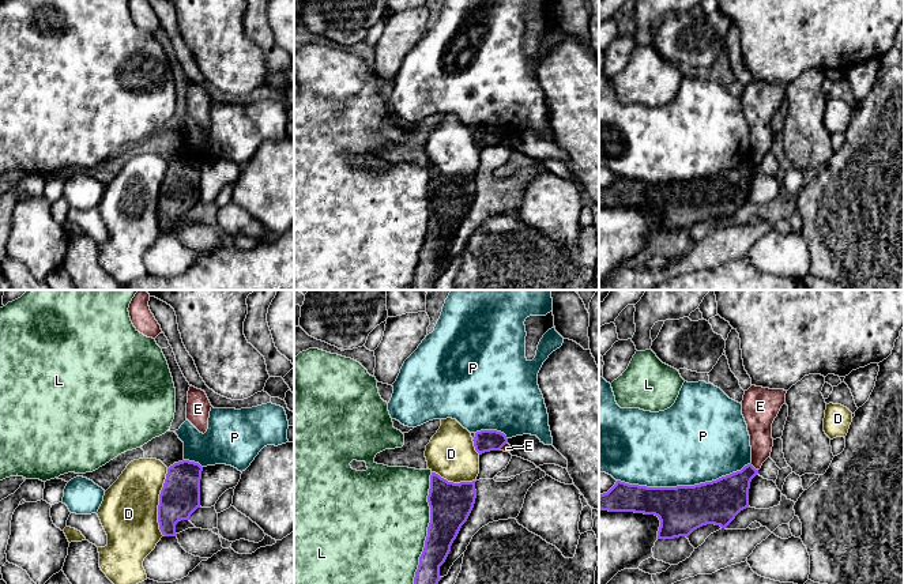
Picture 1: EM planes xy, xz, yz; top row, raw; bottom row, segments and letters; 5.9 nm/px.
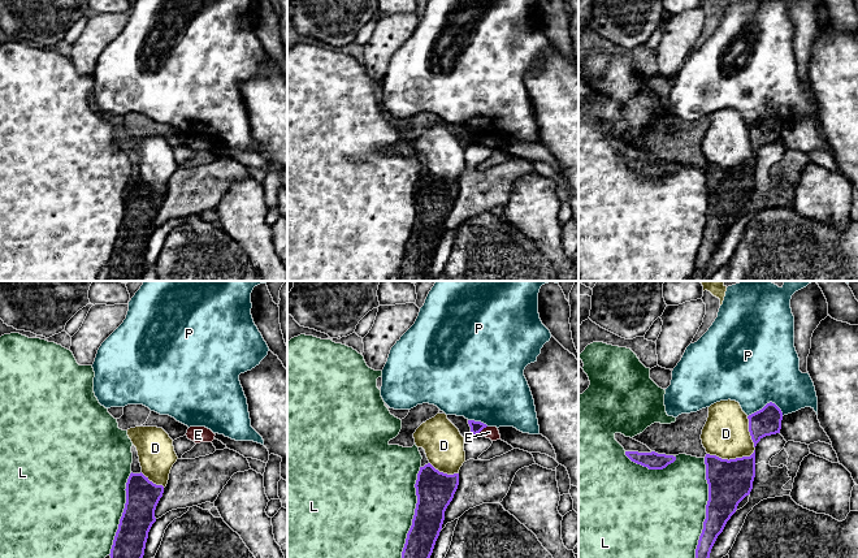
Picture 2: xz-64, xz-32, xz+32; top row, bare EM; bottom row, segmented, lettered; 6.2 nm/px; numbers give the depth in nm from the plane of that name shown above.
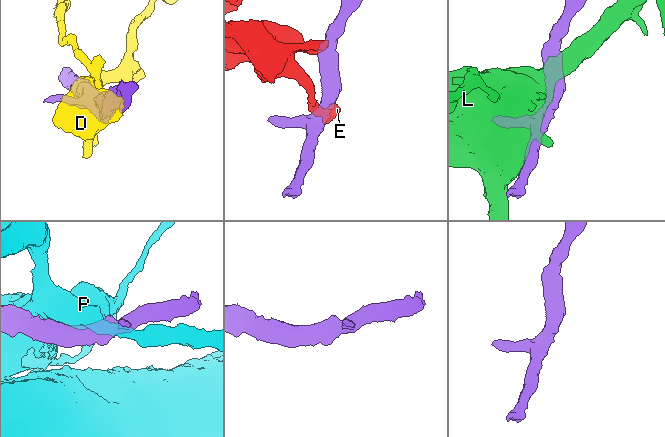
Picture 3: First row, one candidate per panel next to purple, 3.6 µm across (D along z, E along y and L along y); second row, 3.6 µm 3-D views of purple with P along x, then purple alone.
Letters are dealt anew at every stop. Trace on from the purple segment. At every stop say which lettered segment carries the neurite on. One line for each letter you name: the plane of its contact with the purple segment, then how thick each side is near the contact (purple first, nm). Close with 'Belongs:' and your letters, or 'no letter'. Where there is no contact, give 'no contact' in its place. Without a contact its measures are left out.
Belongs: no letter

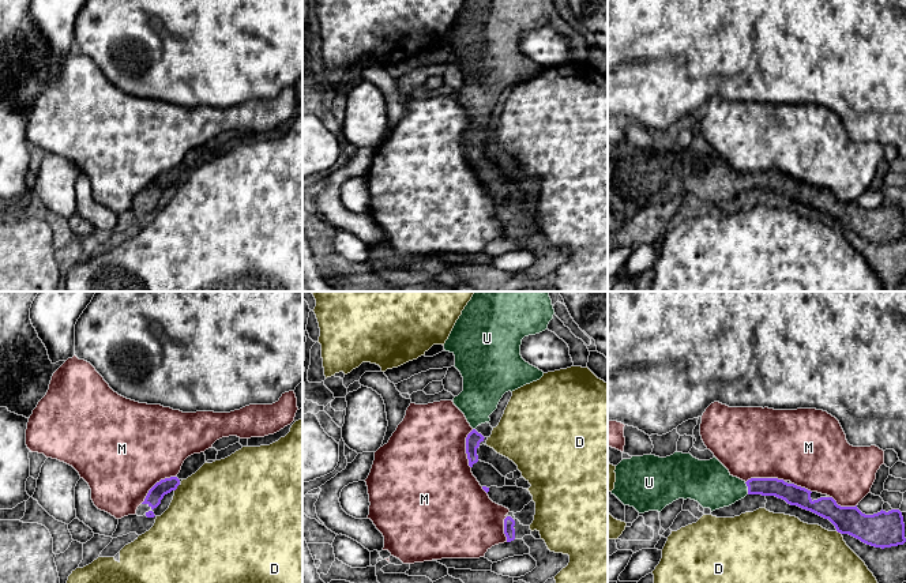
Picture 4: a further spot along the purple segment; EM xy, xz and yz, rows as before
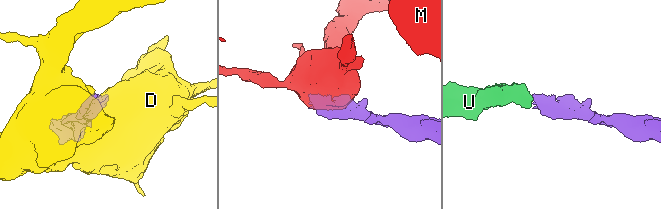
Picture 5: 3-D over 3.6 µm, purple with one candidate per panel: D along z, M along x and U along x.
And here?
U: contact in yz; calibres 110 and 260 nm
Belongs: U

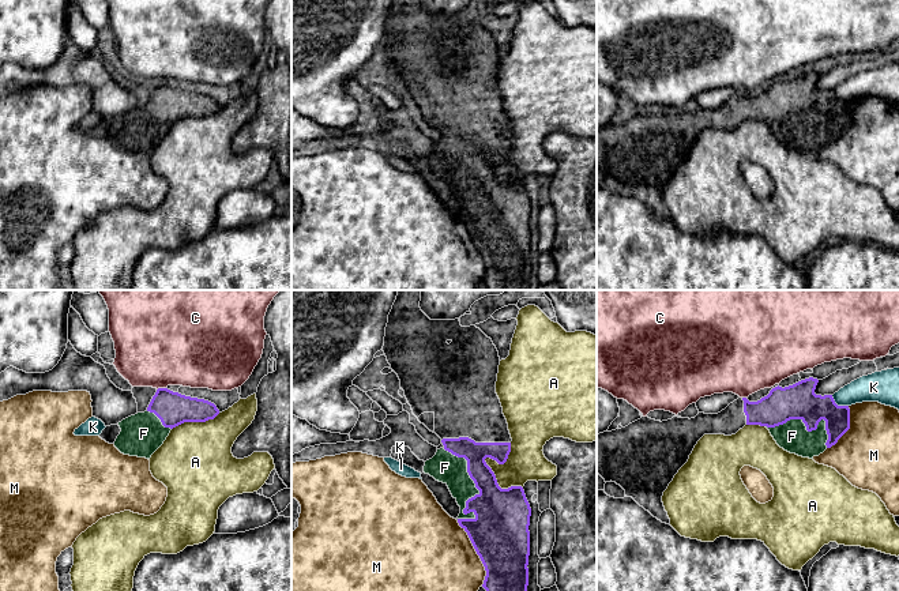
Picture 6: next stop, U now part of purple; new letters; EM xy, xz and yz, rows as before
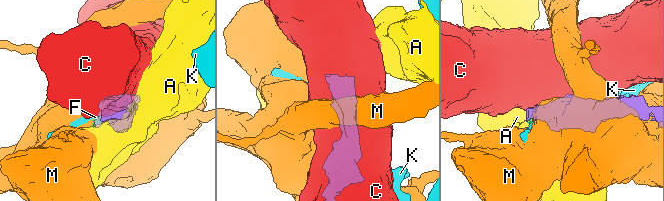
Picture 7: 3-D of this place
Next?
F: contact in xz; calibres 320 and 180 nm
Belongs: F

